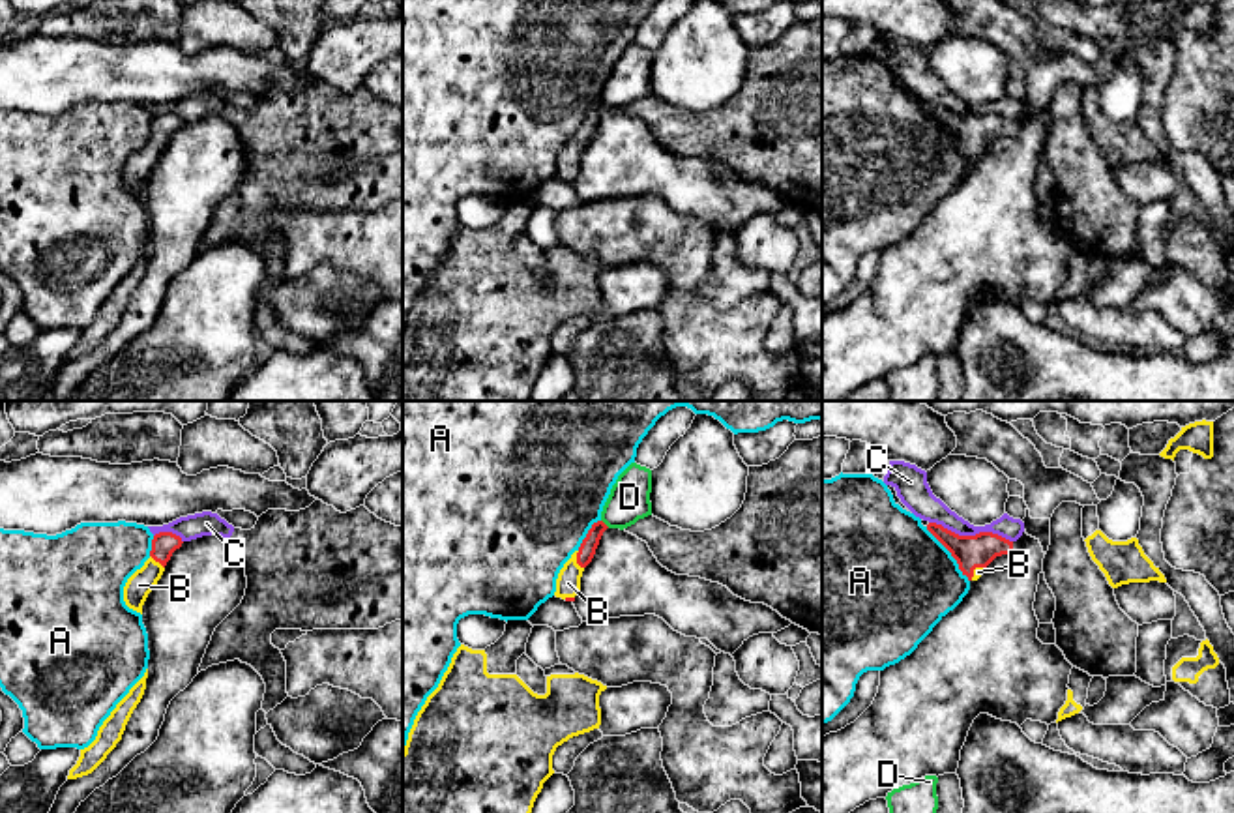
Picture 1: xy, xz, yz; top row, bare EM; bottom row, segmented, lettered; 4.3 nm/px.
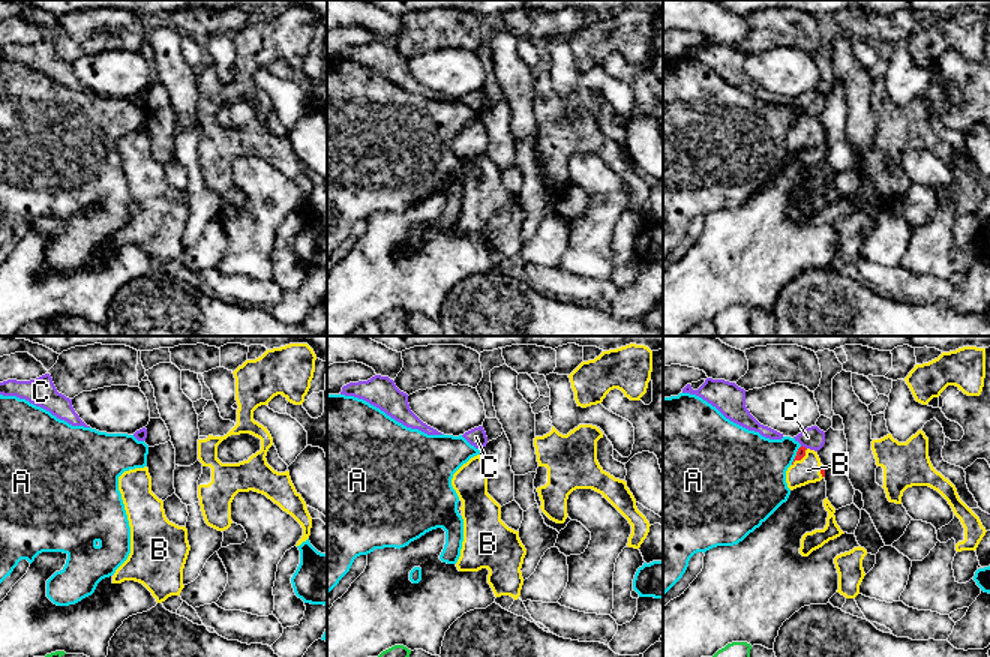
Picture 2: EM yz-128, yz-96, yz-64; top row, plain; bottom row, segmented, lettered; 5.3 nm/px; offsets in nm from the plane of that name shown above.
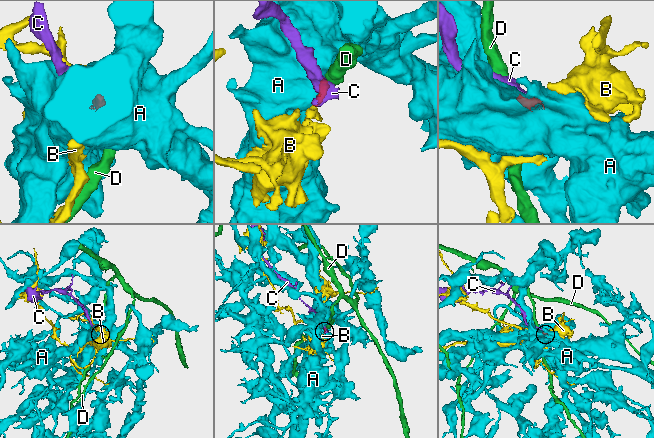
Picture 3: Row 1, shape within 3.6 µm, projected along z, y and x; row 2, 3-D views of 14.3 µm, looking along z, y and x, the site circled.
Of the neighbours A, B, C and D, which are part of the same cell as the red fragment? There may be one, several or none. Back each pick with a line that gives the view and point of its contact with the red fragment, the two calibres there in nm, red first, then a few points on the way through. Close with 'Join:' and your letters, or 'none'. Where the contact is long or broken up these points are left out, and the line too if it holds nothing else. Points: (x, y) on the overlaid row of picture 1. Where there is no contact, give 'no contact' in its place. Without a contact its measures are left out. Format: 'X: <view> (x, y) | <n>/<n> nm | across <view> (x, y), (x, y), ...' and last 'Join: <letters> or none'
B: xz (577, 561) | 70/110 nm | across xz (588, 546), (577, 561), (568, 583)
Join: B

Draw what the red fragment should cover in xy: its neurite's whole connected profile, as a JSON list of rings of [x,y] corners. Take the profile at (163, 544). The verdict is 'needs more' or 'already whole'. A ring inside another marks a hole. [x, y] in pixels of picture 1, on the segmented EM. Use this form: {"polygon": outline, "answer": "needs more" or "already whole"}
{"polygon": [[[159,532],[154,536],[150,558],[127,579],[124,586],[124,601],[129,609],[142,614],[142,605],[148,594],[157,584],[167,562],[182,543],[182,538],[172,532]]], "answer": "needs more"}

